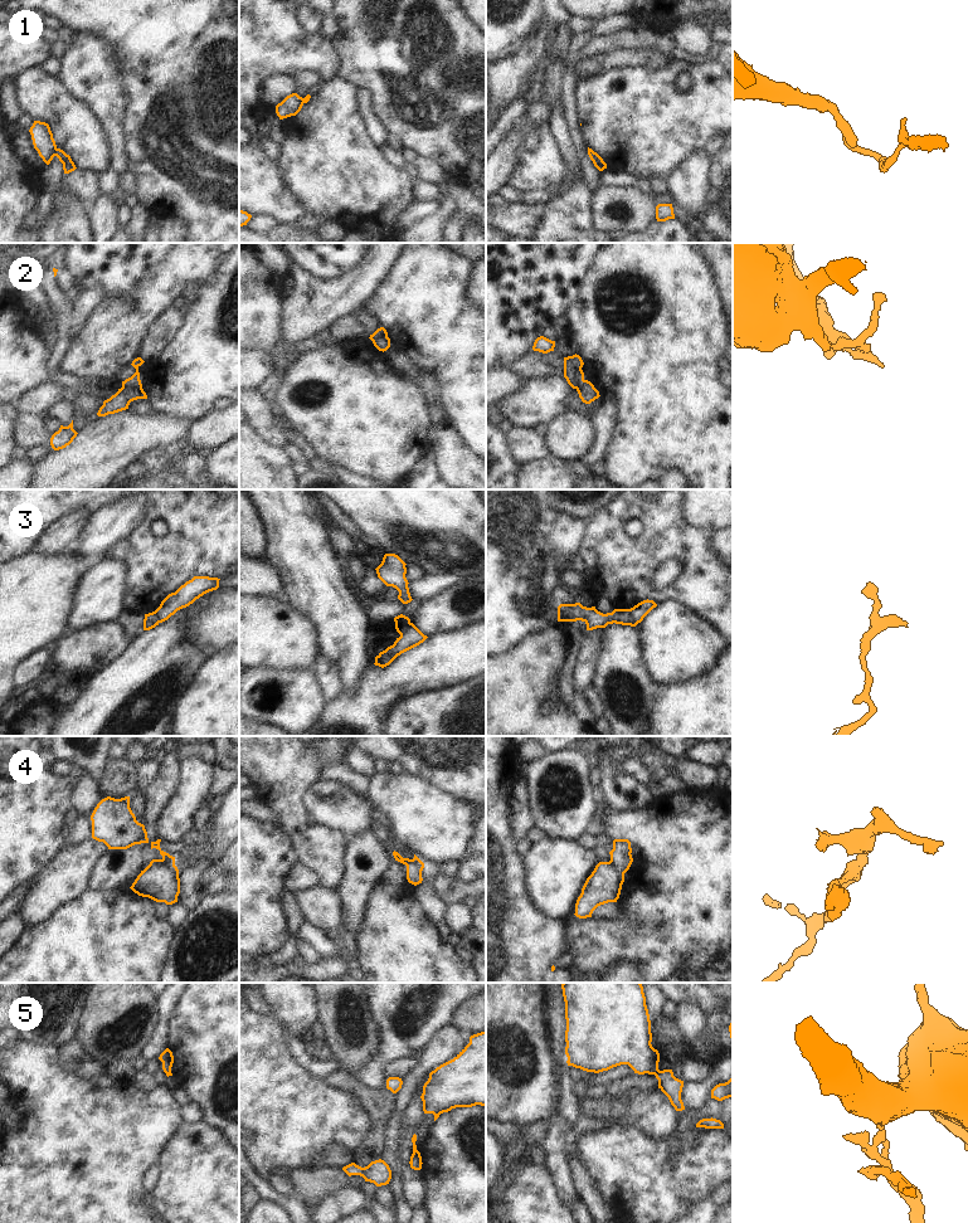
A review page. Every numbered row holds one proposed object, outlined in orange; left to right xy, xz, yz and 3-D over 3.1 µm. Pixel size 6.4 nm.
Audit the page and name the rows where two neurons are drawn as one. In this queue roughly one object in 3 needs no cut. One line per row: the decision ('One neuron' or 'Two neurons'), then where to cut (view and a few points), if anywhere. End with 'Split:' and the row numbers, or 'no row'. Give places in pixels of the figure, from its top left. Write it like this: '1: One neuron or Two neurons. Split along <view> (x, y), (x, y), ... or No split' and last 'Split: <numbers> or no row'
1: Two neurons. Split along xy (57, 149), (54, 155)
2: Two neurons. Split along xy (141, 385), (122, 388)
3: Two neurons. Split along yz (626, 609), (635, 625)
4: Two neurons. Split along xy (160, 860), (174, 863)
5: Two neurons. Split along yz (658, 1070), (653, 1073)
Split: 1, 2, 3, 4, 5

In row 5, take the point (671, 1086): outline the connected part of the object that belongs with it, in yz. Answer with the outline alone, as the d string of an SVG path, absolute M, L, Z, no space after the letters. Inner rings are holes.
M658 1069L655 1076L658 1080L658 1088L668 1097L675 1110L685 1110L684 1102L681 1100L684 1081L676 1078L672 1069Z

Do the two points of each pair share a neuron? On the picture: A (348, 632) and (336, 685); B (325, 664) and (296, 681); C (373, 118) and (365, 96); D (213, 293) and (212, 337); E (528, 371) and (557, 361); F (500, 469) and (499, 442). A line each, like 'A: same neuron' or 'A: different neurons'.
A: different neurons
B: different neurons
C: same neuron
D: same neuron
E: same neuron
F: same neuron

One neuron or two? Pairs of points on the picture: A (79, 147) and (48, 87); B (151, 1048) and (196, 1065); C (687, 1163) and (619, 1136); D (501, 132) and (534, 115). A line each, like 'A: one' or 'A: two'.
A: one
B: two
C: one
D: two

